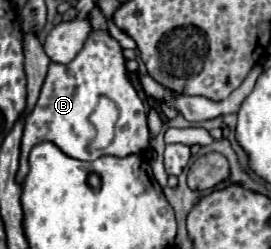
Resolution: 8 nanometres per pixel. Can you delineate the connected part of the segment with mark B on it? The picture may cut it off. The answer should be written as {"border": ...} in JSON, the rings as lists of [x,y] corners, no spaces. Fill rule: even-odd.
{"border":[[[92,31],[84,49],[70,63],[66,65],[50,63],[38,103],[26,115],[24,121],[24,135],[20,145],[20,167],[16,173],[18,185],[24,181],[28,173],[28,153],[38,141],[52,141],[68,157],[80,161],[94,161],[104,155],[128,157],[134,153],[142,153],[144,149],[150,147],[150,131],[148,131],[144,103],[138,97],[132,83],[128,81],[122,47],[110,33]],[[98,95],[110,97],[118,105],[120,117],[118,117],[114,141],[106,149],[89,149],[90,141],[94,139],[94,127],[88,121],[88,117],[96,107]]]}

